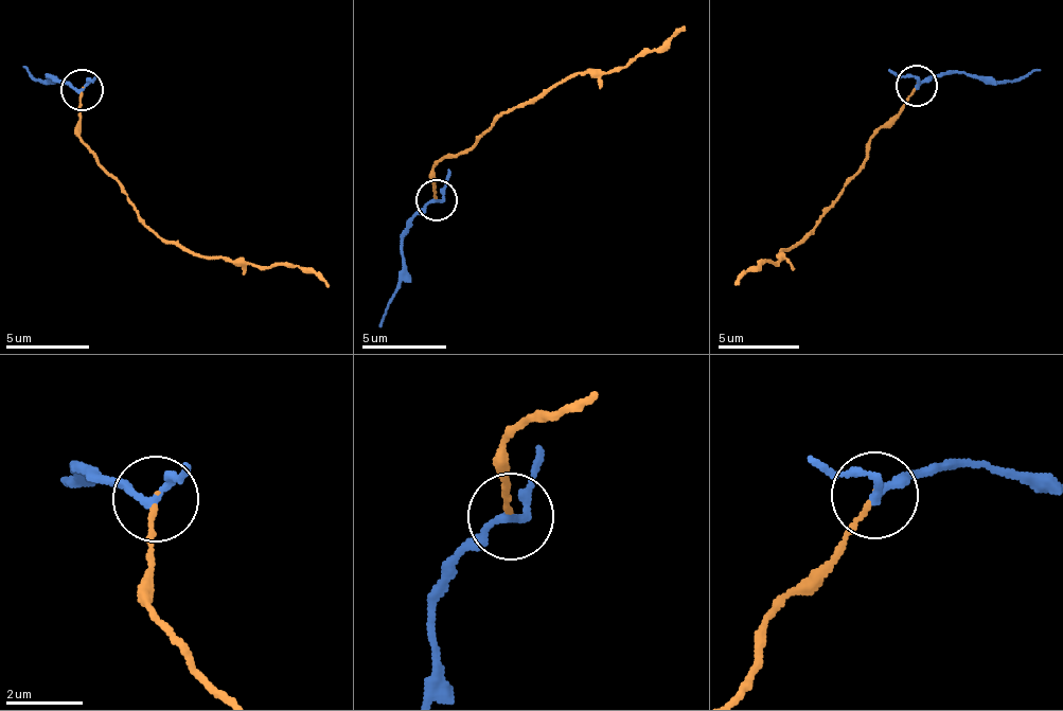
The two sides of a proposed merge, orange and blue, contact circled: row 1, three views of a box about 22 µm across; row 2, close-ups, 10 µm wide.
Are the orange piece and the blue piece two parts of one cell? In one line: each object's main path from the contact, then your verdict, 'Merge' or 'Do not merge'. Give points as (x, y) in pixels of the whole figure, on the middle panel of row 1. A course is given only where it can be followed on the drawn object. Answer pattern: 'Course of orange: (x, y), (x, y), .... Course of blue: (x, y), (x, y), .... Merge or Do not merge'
Course of orange: (437, 198), (433, 170), (508, 111), (588, 72), (618, 72), (659, 51), (685, 28). Course of blue: (437, 198), (411, 218), (400, 287), (378, 327). Do not merge

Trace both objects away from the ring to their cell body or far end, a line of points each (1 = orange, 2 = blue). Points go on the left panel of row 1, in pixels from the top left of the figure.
1: (83, 88), (80, 138), (152, 231), (232, 265), (303, 266), (329, 285)
2: (83, 88), (57, 78), (43, 80), (21, 67)

